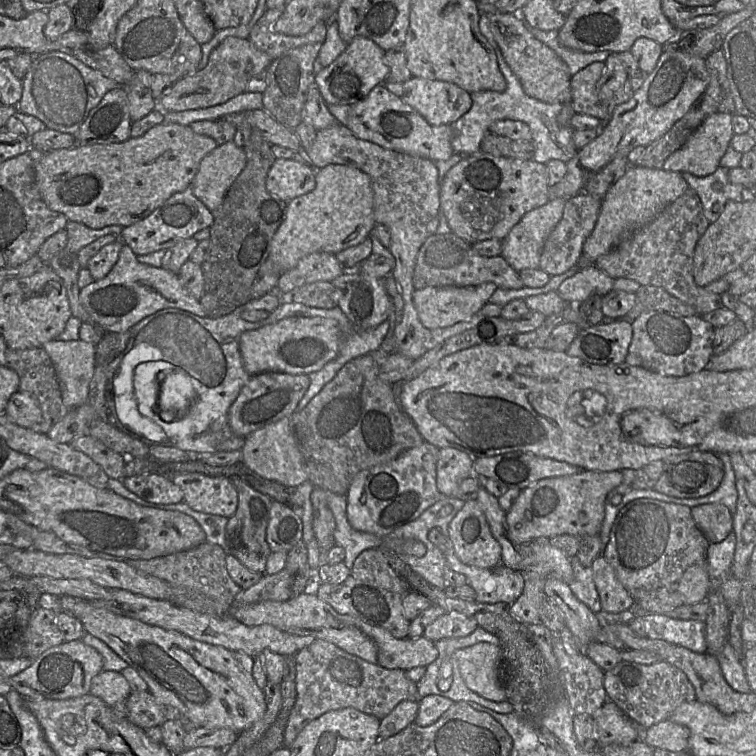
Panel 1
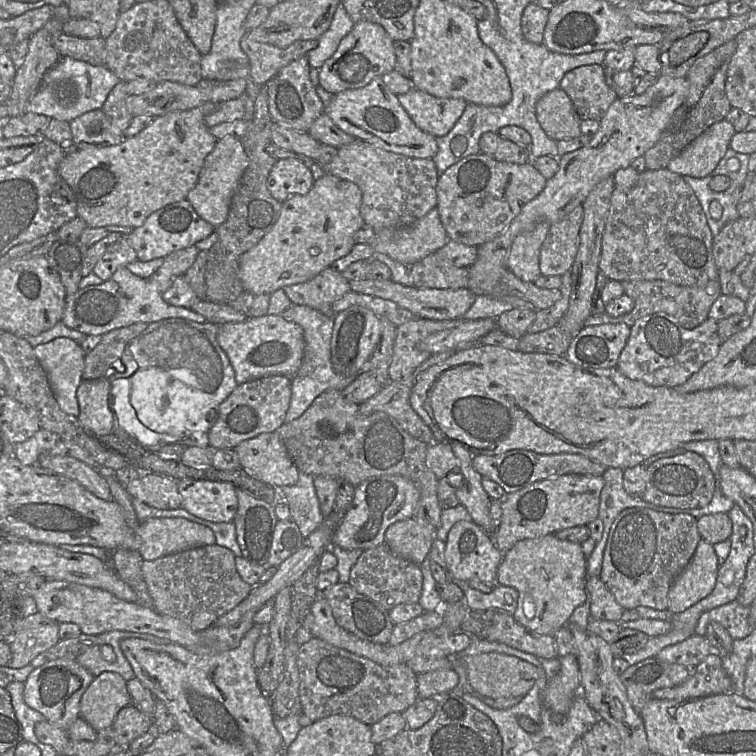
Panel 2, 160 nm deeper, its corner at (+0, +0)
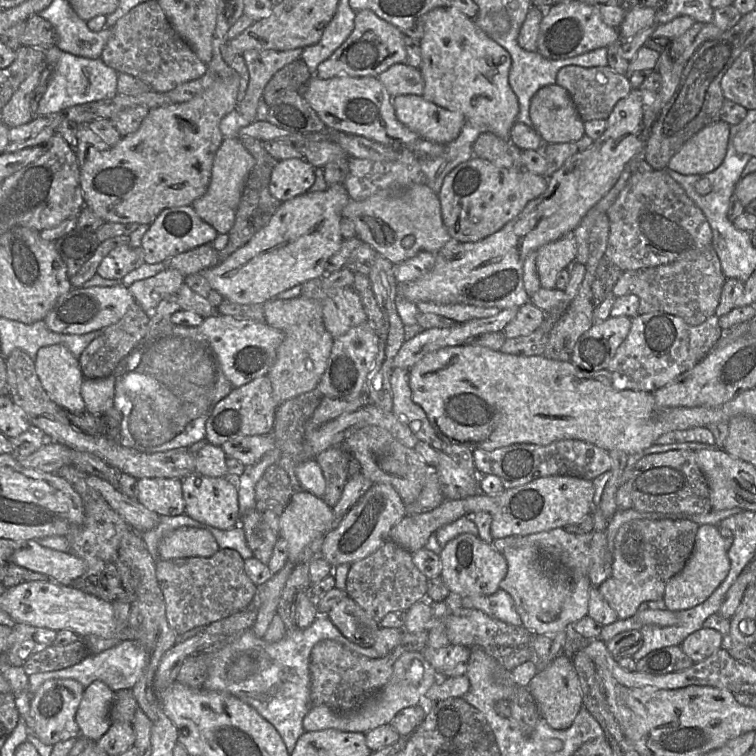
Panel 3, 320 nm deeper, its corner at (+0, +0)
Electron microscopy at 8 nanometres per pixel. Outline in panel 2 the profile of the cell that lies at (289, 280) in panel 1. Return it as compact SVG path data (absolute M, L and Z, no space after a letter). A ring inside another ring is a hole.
M331 266L309 281L283 289L293 304L312 307L333 318L336 313L331 310L332 303L351 291L349 281Z

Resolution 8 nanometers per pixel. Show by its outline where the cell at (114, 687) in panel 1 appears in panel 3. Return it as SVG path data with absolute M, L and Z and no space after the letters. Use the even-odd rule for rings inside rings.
M94 681L85 690L75 714L82 737L97 742L111 726L110 709L114 692L102 681Z

